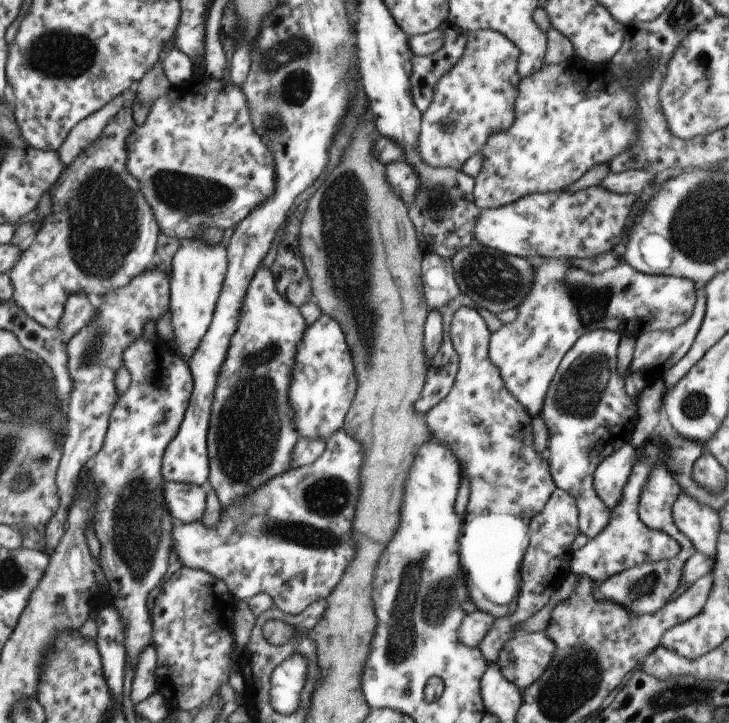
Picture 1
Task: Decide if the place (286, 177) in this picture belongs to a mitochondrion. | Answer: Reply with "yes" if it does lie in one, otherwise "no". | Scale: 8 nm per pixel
no

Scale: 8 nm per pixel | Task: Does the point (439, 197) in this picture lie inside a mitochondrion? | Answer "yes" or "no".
yes

